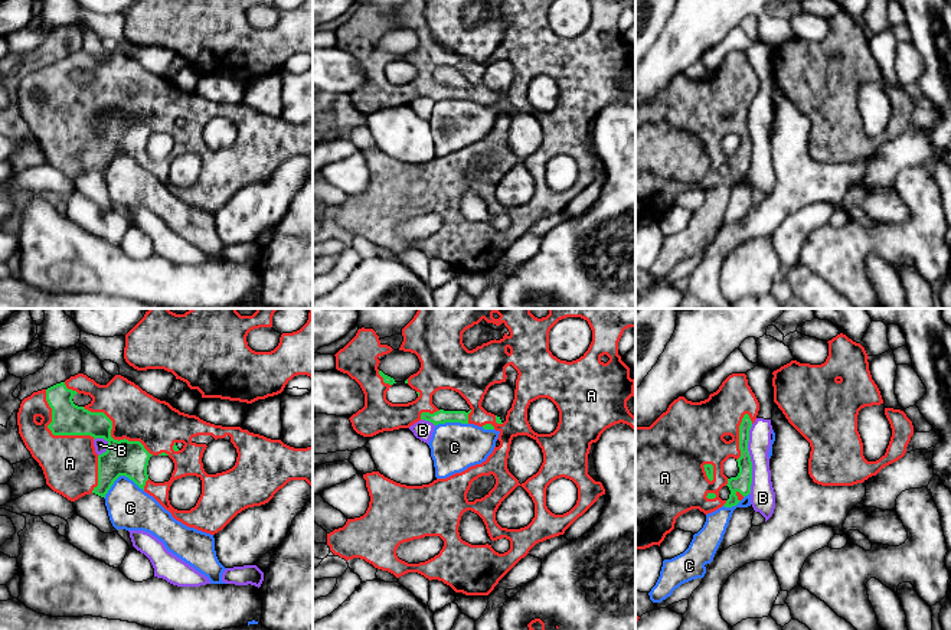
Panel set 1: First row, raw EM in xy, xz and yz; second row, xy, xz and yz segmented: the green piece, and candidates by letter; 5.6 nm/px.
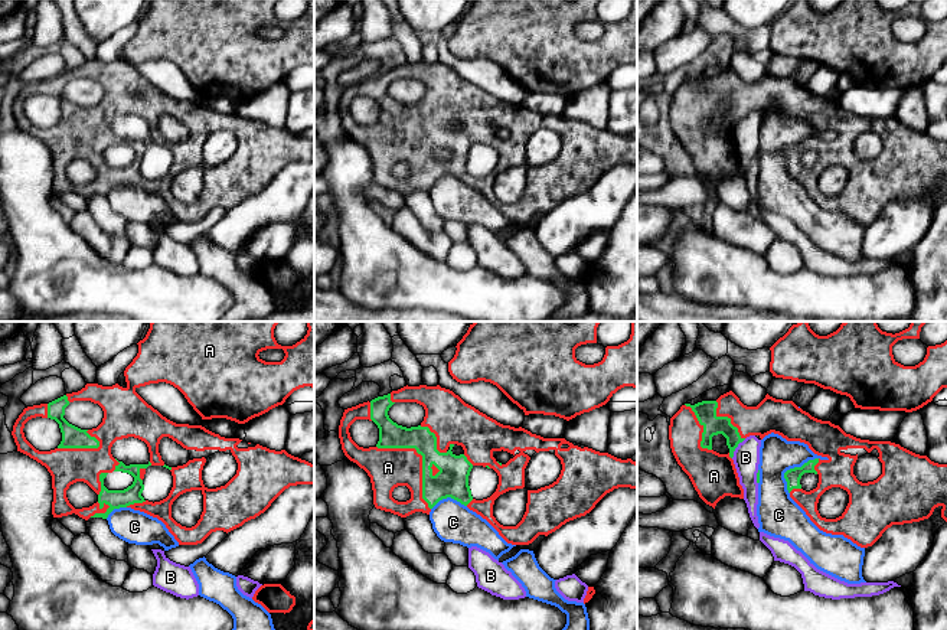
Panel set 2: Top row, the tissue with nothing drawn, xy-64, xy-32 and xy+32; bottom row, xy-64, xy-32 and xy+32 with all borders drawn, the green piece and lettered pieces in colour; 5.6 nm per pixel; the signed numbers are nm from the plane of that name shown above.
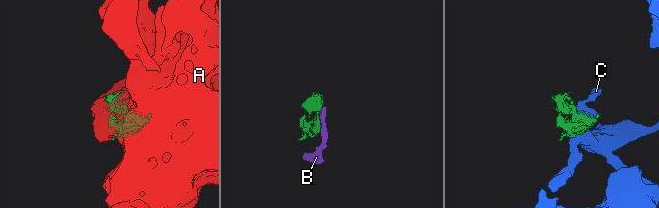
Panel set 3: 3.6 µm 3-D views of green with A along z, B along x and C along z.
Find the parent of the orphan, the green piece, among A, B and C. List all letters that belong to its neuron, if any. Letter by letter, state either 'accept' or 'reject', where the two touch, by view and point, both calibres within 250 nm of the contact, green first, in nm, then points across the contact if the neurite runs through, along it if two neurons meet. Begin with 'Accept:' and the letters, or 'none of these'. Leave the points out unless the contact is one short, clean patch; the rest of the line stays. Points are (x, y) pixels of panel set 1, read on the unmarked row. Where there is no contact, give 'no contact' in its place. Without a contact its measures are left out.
Accept: A
A: accept; contact xy (52, 110); calibres 180 and 320 nm
B: reject; contact yz (749, 136); calibres 100 and 140 nm; border yz (752, 101), (748, 110), (751, 139), (751, 167), (748, 170)
C: reject; contact xy (120, 152); calibres 200 and 240 nm

